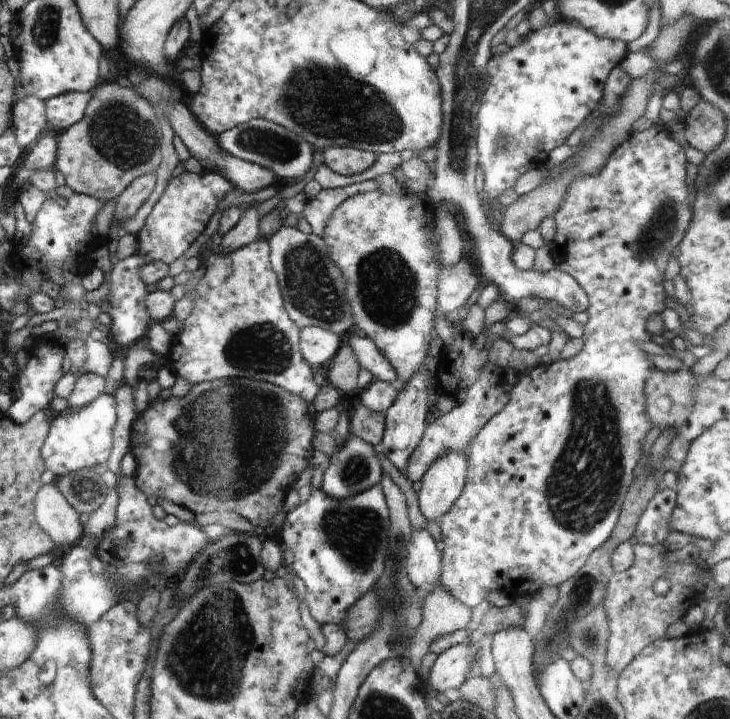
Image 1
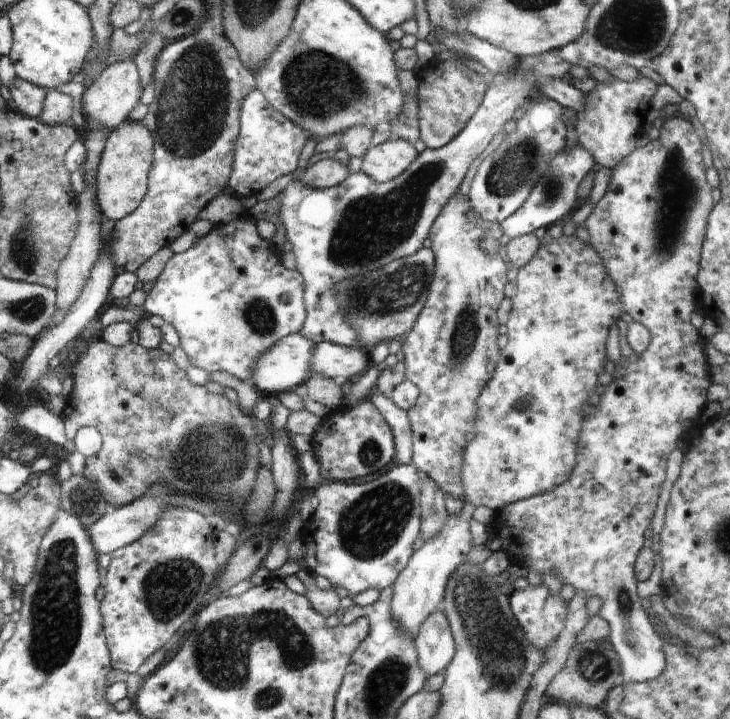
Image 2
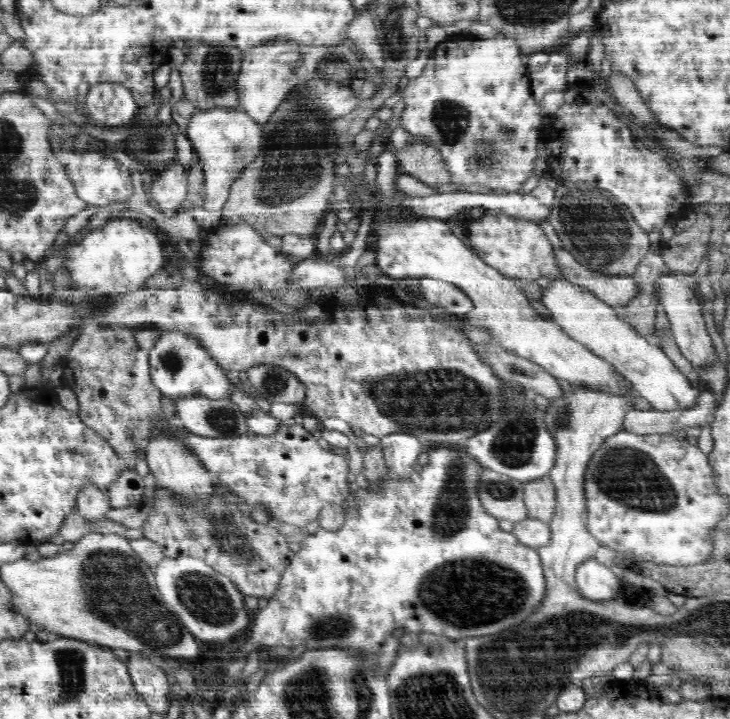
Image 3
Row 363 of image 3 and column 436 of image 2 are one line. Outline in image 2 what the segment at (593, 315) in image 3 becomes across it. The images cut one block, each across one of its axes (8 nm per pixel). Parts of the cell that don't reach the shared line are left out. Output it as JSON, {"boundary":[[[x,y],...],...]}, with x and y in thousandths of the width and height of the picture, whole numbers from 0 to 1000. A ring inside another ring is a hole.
{"boundary":[[[604,846],[592,851],[573,875],[567,890],[573,924],[581,932],[584,943],[607,936],[619,921],[623,908],[623,893],[616,869]]]}

